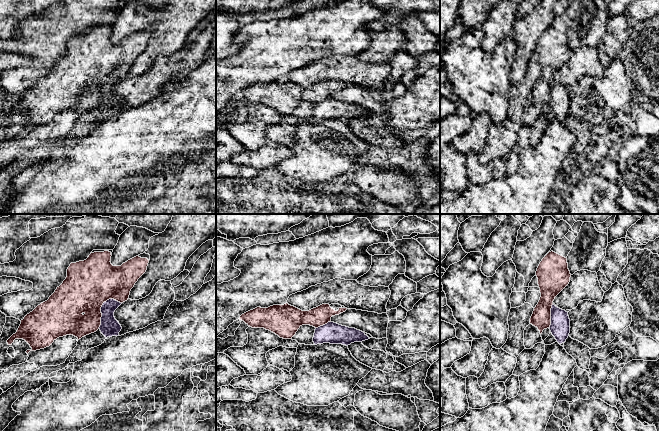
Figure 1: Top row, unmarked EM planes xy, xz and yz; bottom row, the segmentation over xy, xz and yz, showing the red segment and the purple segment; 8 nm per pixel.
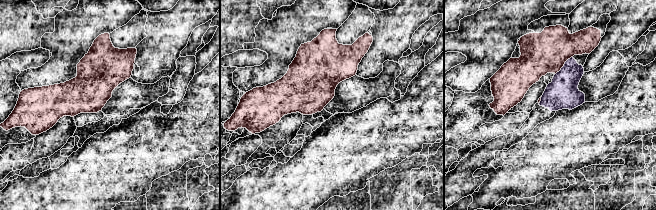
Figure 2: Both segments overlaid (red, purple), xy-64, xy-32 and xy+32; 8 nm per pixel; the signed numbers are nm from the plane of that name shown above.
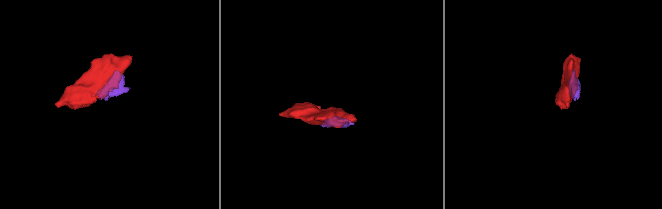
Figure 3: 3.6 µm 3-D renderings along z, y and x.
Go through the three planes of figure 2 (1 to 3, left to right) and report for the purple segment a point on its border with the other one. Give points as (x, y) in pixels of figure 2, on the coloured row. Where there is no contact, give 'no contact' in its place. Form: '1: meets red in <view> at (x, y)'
1: no contact
2: no contact
3: meets red in xy+32 at (563, 65)

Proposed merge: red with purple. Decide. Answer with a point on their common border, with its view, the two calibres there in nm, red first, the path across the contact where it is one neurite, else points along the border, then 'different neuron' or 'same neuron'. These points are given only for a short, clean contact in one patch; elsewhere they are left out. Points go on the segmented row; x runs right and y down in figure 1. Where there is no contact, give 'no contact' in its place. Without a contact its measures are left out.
meets red in xy at (101, 306); 380 nm thick on the red side, 150 nm on the other; border along xy (121, 302), (107, 299), (103, 303), (101, 324), (98, 328); different neuron

